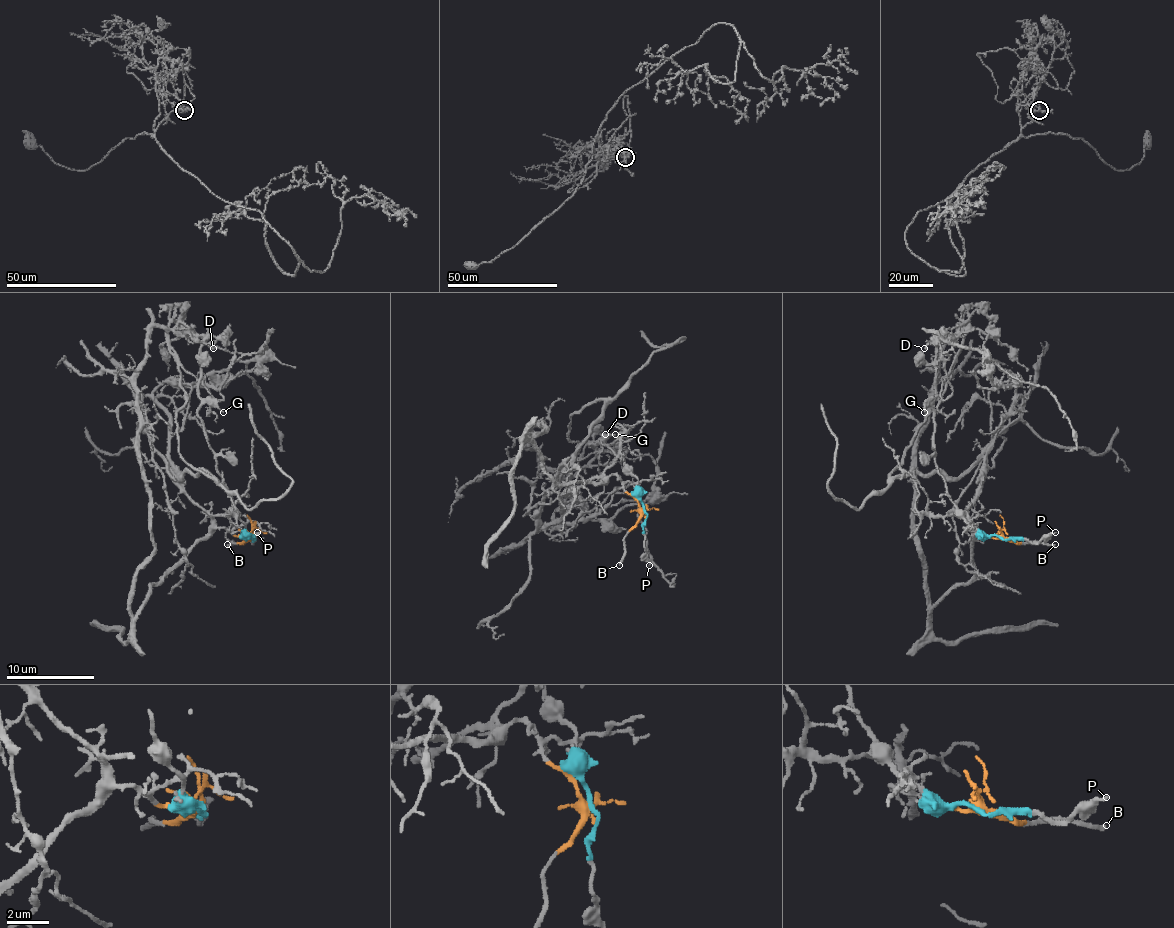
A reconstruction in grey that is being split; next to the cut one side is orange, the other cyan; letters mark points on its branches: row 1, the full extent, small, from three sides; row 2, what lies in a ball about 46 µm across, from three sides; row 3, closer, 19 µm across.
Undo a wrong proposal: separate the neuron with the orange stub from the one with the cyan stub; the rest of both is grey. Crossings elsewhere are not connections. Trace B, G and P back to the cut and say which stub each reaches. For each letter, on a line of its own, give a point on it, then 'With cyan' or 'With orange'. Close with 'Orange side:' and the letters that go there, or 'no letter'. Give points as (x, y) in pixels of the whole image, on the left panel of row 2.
B: Place: (227, 544). With orange
G: Place: (223, 412). With cyan
P: Place: (257, 532). With cyan
Orange side: B

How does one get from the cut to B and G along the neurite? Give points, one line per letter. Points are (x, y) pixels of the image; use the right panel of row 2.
B: (1000, 536), (1055, 545)
G: (1000, 536), (983, 536), (952, 501), (934, 461), (934, 409), (930, 404), (923, 413)

